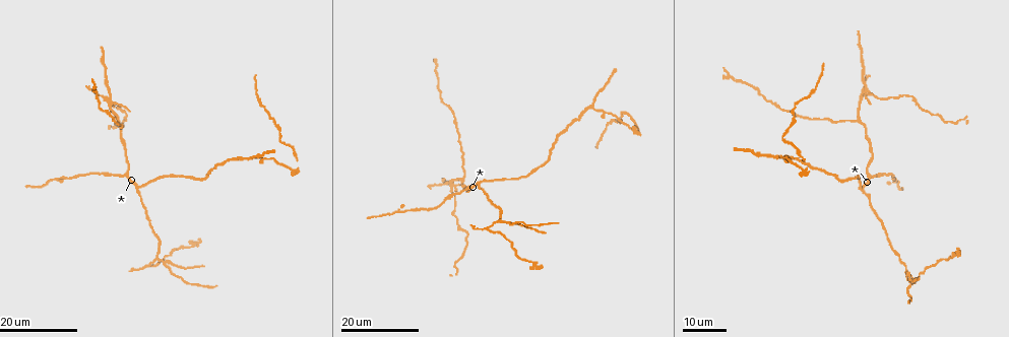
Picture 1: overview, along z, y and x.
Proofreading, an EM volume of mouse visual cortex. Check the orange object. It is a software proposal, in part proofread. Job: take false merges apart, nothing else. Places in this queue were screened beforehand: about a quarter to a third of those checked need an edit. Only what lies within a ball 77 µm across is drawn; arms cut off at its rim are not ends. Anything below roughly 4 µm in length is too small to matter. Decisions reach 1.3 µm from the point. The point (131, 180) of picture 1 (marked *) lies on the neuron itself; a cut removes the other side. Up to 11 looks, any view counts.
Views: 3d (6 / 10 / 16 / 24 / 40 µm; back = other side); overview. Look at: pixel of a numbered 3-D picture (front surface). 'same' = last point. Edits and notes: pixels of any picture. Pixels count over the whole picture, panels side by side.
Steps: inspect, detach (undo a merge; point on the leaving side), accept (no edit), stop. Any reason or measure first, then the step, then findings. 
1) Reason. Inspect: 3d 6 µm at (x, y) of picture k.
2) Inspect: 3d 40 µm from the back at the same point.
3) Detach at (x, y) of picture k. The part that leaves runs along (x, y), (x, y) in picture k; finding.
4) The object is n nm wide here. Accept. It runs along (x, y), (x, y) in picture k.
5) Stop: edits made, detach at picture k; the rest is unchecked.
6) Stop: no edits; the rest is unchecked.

Arms part here. Inspect: 3d 24 µm at (864, 189) of picture 1.

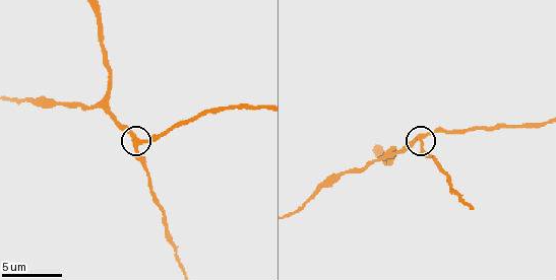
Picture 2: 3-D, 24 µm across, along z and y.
Inspect: 3d 10 µm at (423, 136) of picture 2.

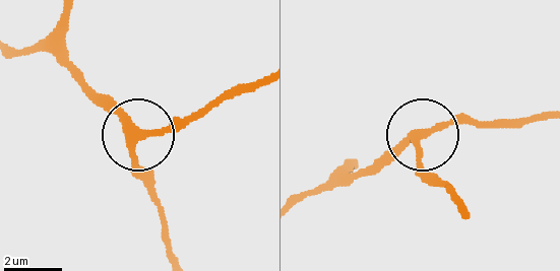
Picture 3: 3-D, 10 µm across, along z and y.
Accept. It runs along (375, 168), (421, 137), (417, 161), (429, 181) in picture 3; all the same neuron.

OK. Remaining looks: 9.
Arms part here. Inspect: 3d 16 µm at (856, 121) of picture 1.

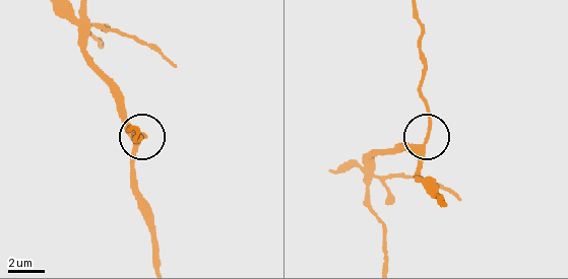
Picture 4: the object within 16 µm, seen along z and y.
Inspect: 3d 6 µm at (421, 146) of picture 4.

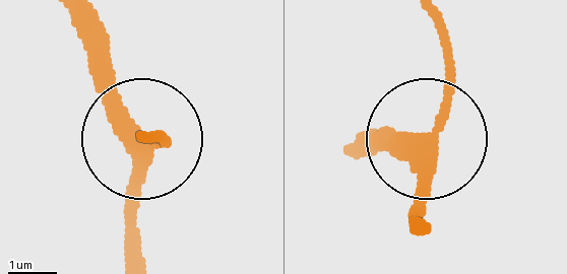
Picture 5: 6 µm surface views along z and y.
The object is 340 nm wide here. Accept. It runs along (426, 228), (414, 168), (450, 83), (438, 14) in picture 5; continuous, no second neuron.

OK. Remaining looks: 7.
Three arms meet. Inspect: 3d 16 µm at (868, 90) of picture 1.

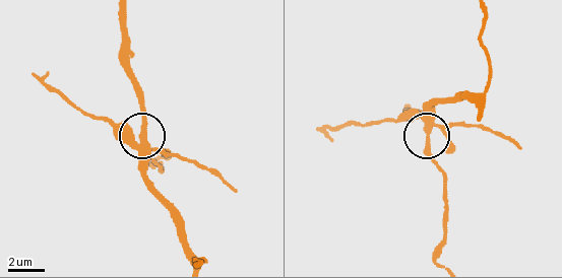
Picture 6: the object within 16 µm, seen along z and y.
Closer look. Inspect: 3d 6 µm at (426, 134) of picture 6.

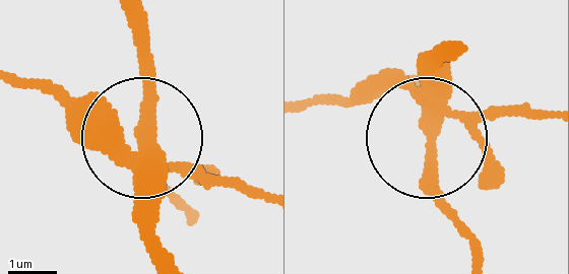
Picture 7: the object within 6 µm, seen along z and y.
The side arm is 15 µm long. Detach at (79, 141) of picture 7. The part that leaves runs along (139, 167), (21, 83) in picture 7; two neurons meet here.

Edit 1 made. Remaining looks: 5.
Branch point. Inspect: 3d 24 µm at (591, 105) of picture 1.

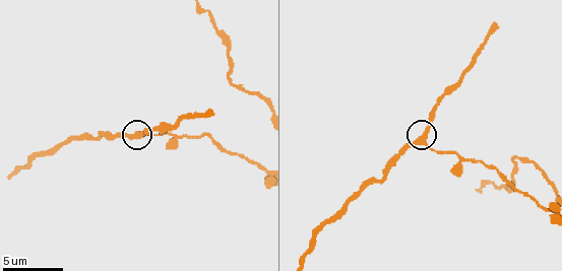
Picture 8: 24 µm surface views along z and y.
Zoom in. Inspect: 3d 10 µm at (421, 138) of picture 8.

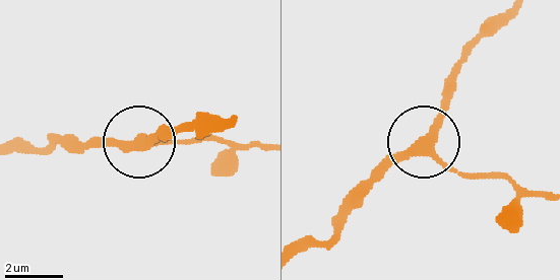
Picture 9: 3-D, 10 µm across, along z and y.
The side arm is 13 µm long. Detach at (185, 142) of picture 9. The part that leaves runs along (434, 152), (453, 169), (497, 171), (549, 194) in picture 9; a second neuron is stuck on.

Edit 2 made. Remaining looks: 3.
Side arm on a straight run. Inspect: 3d 16 µm at (166, 261) of picture 1.

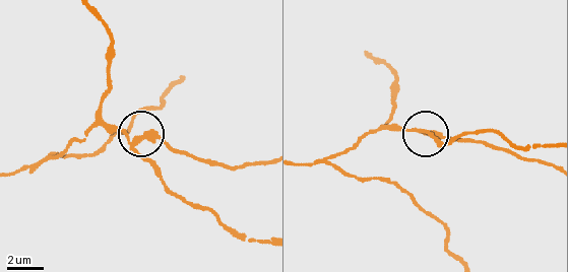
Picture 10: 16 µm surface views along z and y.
Inspect: 3d 6 µm at (136, 140) of picture 10.

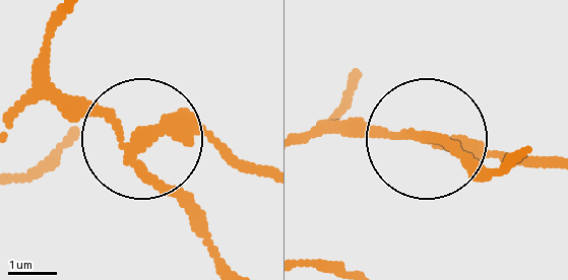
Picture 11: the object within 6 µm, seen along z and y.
3 arms meet here. Detach at (192, 121) of picture 11. The part that leaves runs along (138, 148), (207, 136), (256, 164) in picture 11; a second neuron is stuck on.

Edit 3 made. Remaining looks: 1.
Stop: edits made, detach at picture 7, detach at picture 9, detach at picture 11; the rest is unchecked.

